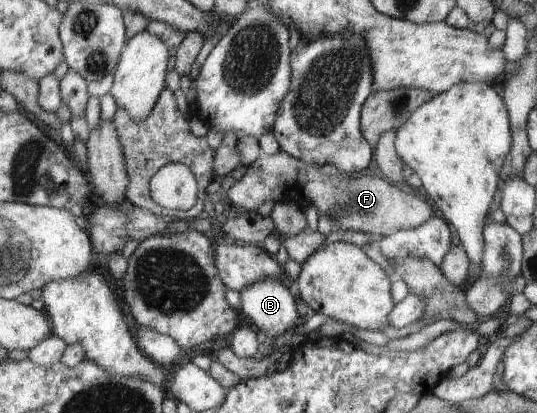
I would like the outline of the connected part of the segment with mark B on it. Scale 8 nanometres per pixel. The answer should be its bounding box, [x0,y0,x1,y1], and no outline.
[240,279,296,338]

